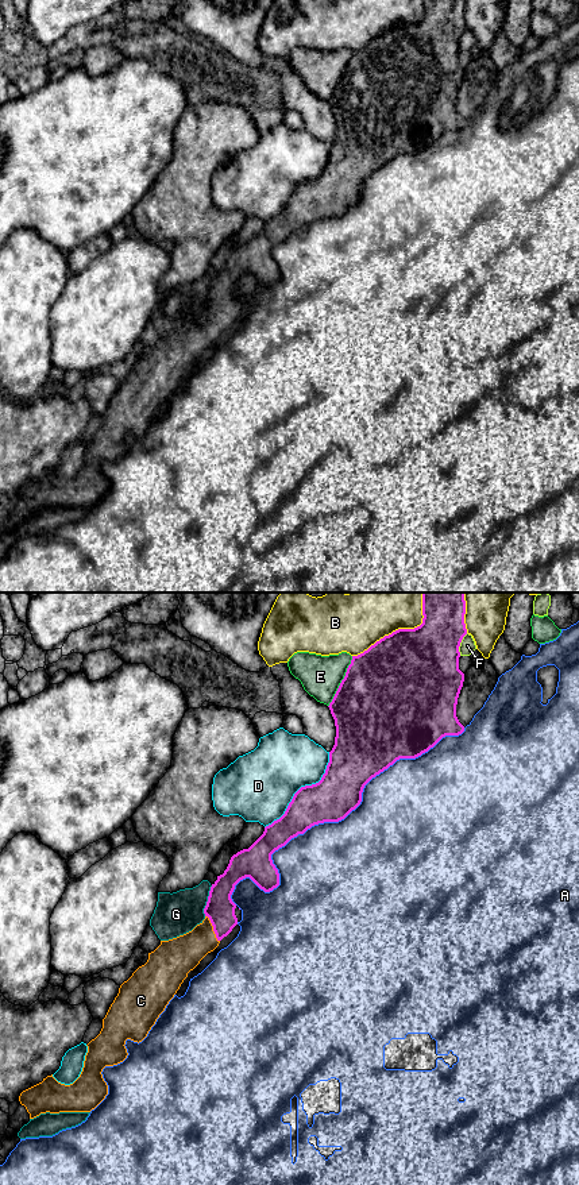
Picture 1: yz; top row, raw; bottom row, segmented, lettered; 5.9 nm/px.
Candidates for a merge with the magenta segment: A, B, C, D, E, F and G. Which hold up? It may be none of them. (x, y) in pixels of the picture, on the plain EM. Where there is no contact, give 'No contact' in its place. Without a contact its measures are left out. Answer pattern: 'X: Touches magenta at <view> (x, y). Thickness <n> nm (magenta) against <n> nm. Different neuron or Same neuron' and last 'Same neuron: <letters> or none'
A: Touches magenta at yz (331, 216). Thickness 260 nm (magenta) against 500 nm. Different neuron
B: Touches magenta at yz (396, 26). Thickness 500 nm (magenta) against 280 nm. Different neuron
C: Touches magenta at yz (213, 324). Thickness 170 nm (magenta) against 220 nm. Same neuron
D: Touches magenta at yz (301, 182). Thickness 260 nm (magenta) against 400 nm. Different neuron
E: Touches magenta at yz (342, 77). Thickness 500 nm (magenta) against 240 nm. Different neuron
F: Touches magenta at yz (459, 39). Thickness 440 nm (magenta) against 90 nm. Different neuron
G: Touches magenta at yz (208, 296). Thickness 170 nm (magenta) against 260 nm. Different neuron
Same neuron: C

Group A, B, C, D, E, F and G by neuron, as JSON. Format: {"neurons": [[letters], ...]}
{"neurons": [["A"], ["B"], ["C"], ["D"], ["E"], ["F"], ["G"]]}

